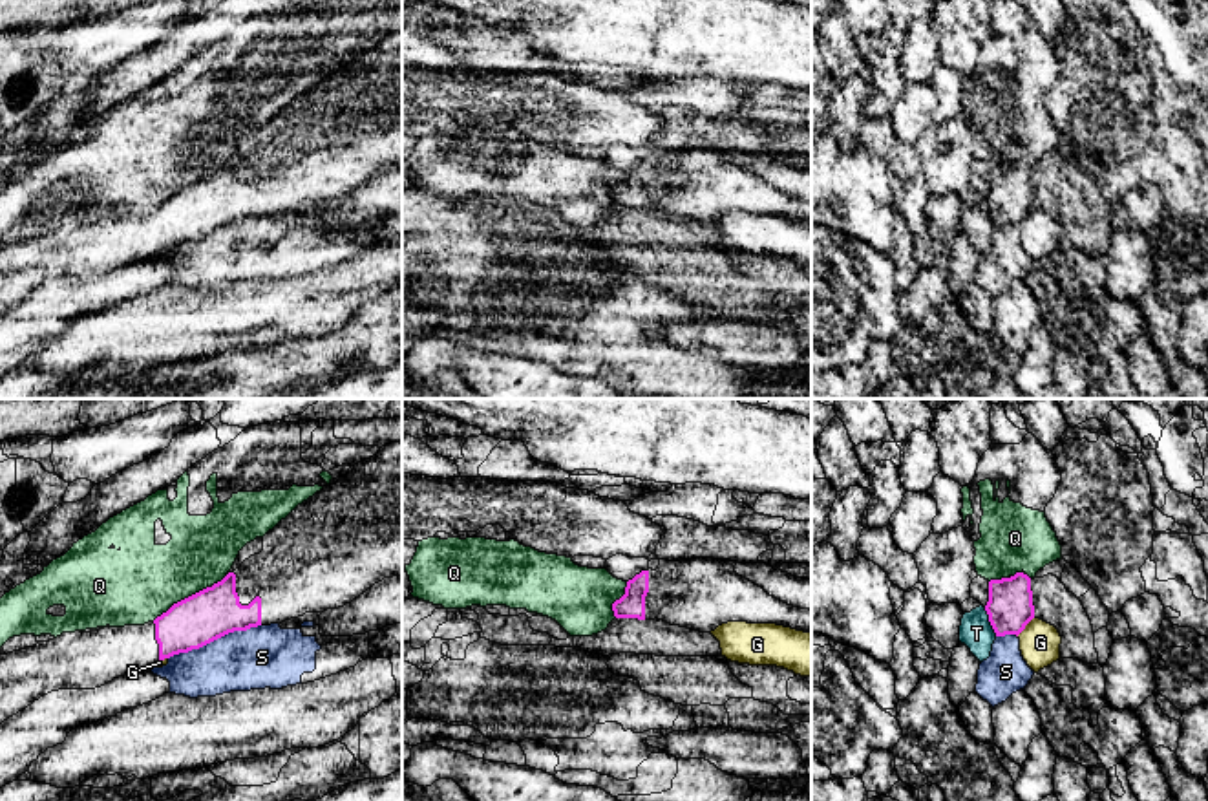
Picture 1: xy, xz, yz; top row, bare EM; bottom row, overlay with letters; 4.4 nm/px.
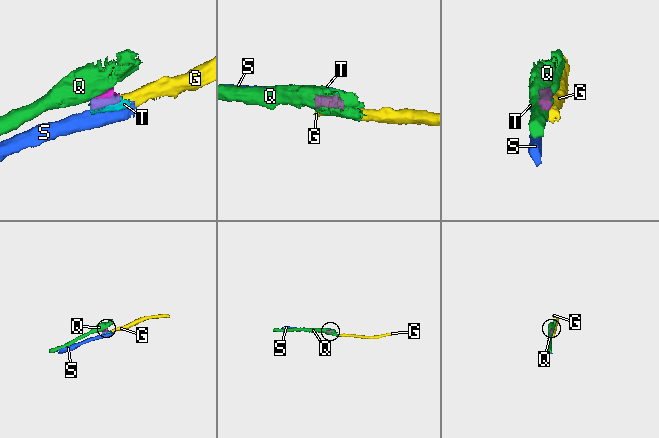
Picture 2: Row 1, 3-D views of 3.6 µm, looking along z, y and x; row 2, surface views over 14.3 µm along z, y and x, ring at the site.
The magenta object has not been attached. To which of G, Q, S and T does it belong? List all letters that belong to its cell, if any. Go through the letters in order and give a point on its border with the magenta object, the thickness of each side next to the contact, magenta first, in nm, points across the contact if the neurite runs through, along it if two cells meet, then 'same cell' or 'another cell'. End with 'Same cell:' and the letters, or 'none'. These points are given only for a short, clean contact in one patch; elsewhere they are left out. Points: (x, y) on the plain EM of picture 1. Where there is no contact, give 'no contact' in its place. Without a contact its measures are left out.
G: yz (1026, 214) | 200/180 nm | along yz (1033, 207), (1017, 225) | another cell
Q: xy (189, 187) | 220/340 nm | along xy (227, 165), (174, 192), (152, 211) | another cell
S: xy (214, 229) | 220/280 nm | along xy (260, 214), (249, 220), (229, 222), (169, 249) | another cell
T: yz (989, 211) | 200/150 nm | along yz (984, 198), (996, 225) | another cell
Same cell: none

